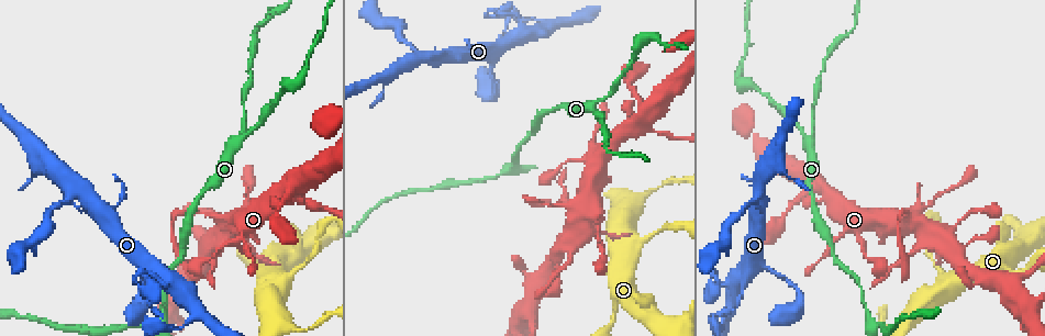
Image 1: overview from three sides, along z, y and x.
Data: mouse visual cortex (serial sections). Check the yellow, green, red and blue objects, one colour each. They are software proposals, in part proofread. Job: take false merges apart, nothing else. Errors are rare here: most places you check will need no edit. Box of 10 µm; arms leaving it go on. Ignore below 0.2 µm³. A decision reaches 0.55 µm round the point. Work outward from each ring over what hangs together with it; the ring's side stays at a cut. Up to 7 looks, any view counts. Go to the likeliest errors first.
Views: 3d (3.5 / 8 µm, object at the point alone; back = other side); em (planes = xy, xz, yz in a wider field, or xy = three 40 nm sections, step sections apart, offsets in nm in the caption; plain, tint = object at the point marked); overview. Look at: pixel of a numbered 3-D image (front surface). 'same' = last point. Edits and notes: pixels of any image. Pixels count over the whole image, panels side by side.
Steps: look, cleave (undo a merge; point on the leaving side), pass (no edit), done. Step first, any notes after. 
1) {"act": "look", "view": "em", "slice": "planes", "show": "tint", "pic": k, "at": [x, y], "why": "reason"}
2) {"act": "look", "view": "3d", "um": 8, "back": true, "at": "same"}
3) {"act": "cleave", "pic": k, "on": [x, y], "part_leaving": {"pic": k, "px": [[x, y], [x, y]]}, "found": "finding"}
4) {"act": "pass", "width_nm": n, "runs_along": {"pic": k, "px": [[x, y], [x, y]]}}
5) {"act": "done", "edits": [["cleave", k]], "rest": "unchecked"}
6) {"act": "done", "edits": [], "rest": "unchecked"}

{"act": "look", "view": "em", "slice": "xy", "step": 5, "show": "tint", "pic": 1, "at": [813, 117], "why": "narrows sharply"}

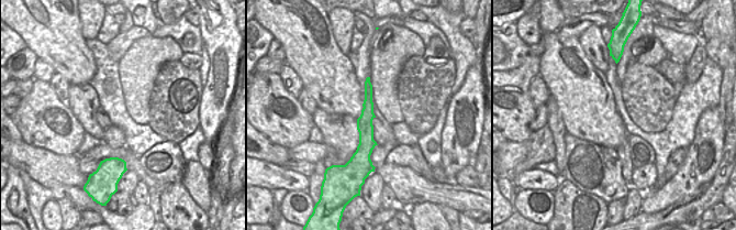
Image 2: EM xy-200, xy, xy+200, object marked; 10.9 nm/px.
{"act": "look", "view": "3d", "um": 3.5, "at": "same", "why": "wider look"}

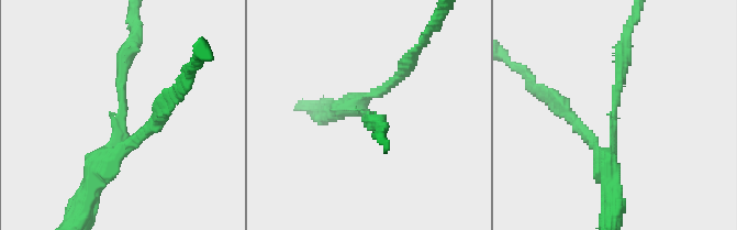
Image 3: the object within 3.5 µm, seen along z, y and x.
{"act": "pass", "runs_along": {"pic": 3, "px": [[98, 177], [135, 42]]}, "found": "all the same cell"}

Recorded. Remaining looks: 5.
{"act": "look", "view": "3d", "um": 3.5, "pic": 1, "at": [511, 169], "why": "a fork"}

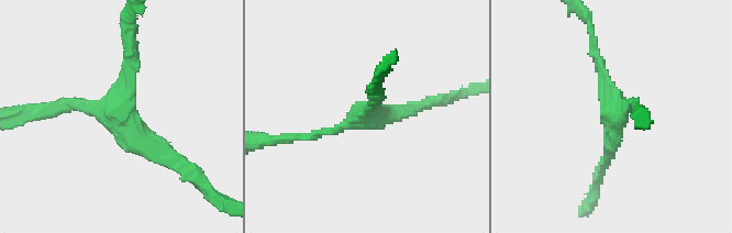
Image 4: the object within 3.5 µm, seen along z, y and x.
{"act": "look", "view": "em", "slice": "xy", "step": 5, "show": "tint", "pic": 4, "at": [121, 99], "arms": 3, "arm_widths_nm": [150, 150, 200]}

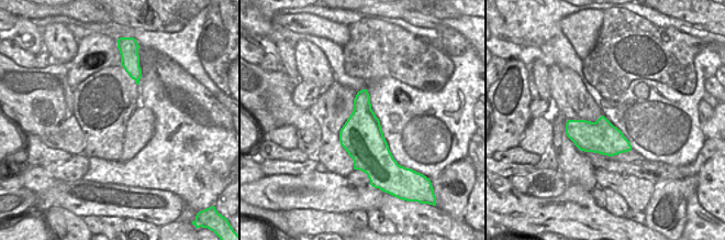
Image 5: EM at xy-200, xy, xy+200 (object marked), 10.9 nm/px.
{"act": "pass", "runs_along": {"pic": 4, "px": [[124, 35], [128, 93], [57, 107]]}, "found": "all the same cell"}

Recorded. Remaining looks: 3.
{"act": "look", "view": "3d", "um": 3.5, "pic": 1, "at": [432, 55]}

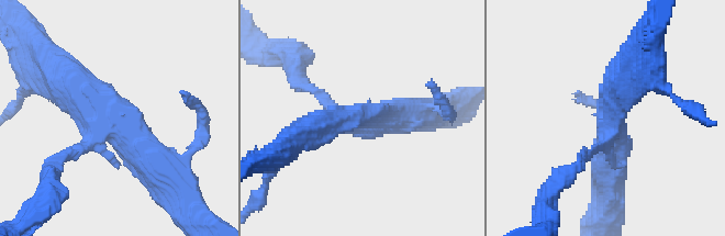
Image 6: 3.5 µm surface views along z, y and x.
{"act": "look", "view": "em", "slice": "xy", "step": 1, "show": "tint", "pic": 6, "at": [364, 117], "arms": 3, "arm_widths_nm": [150, 400, 500], "why": "now the EM"}

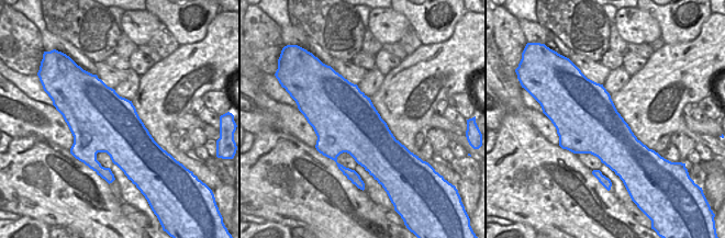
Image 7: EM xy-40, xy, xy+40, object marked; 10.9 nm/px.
{"act": "pass", "runs_along": {"pic": 6, "px": [[174, 186], [140, 145], [66, 75]]}, "found": "all the same cell"}

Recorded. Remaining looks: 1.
{"act": "done", "edits": [], "rest": "unchecked"}

